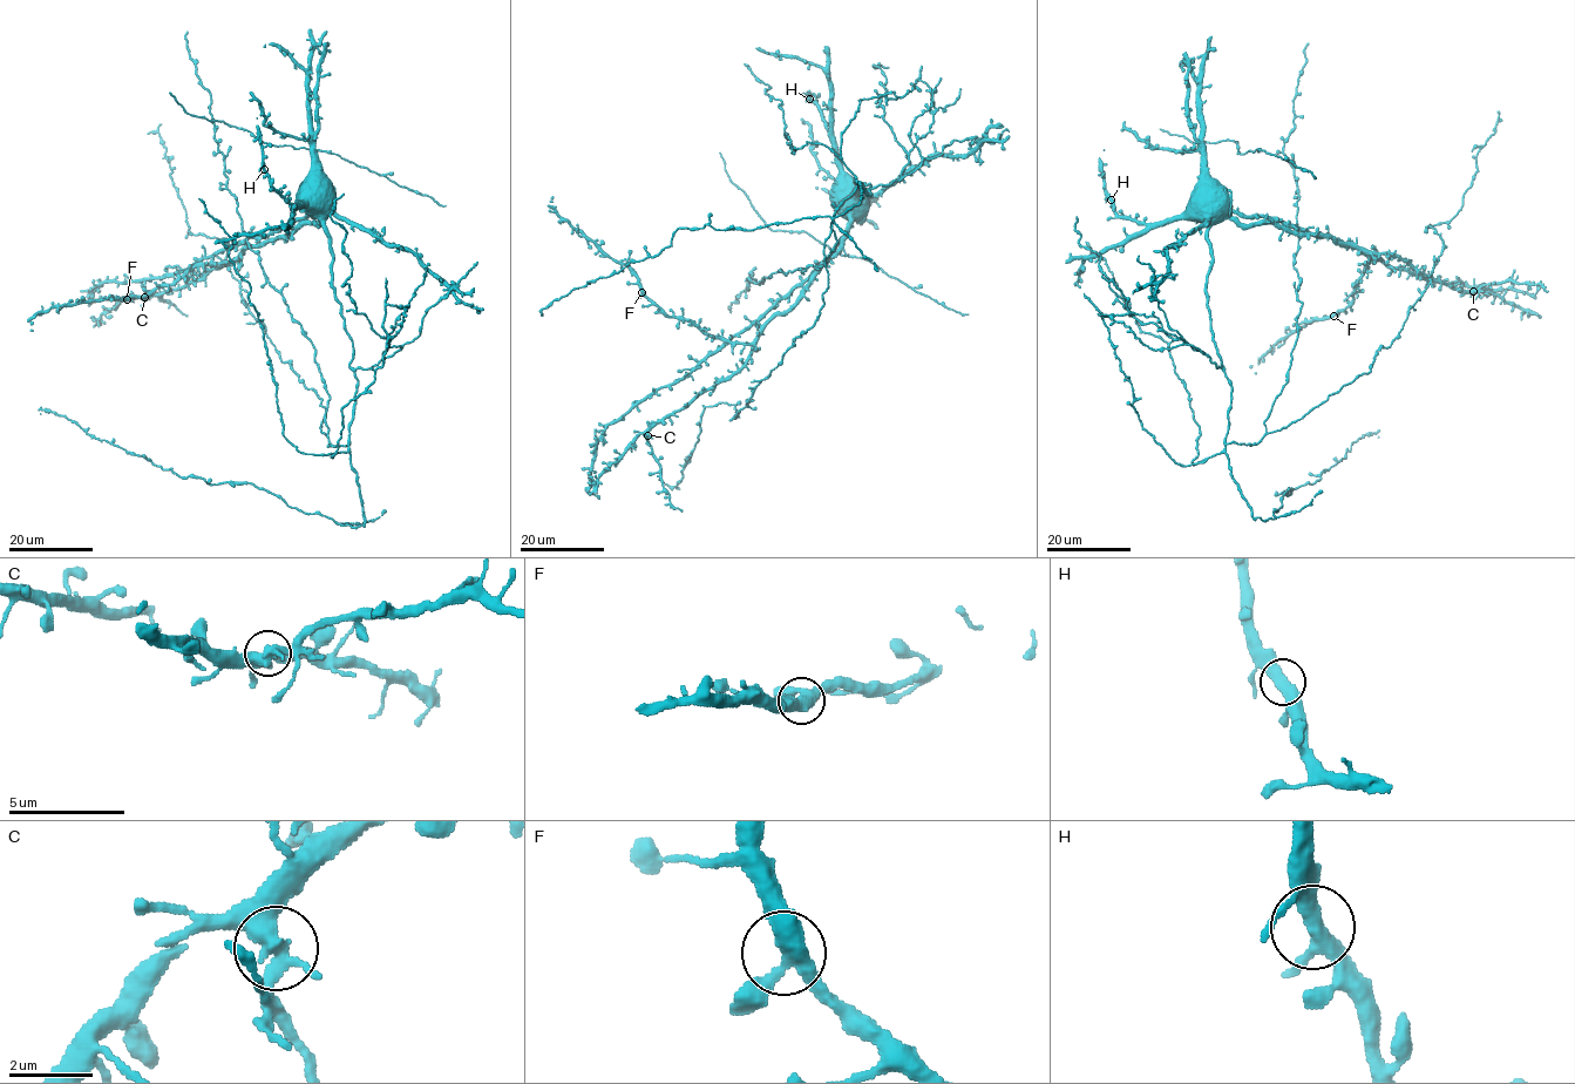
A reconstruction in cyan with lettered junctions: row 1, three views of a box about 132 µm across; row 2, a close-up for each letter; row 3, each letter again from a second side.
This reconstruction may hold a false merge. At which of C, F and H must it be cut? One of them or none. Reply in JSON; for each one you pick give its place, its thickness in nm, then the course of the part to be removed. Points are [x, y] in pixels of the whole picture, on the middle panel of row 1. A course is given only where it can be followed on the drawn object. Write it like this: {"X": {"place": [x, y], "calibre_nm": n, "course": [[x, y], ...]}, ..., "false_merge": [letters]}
{"false_merge": []}

